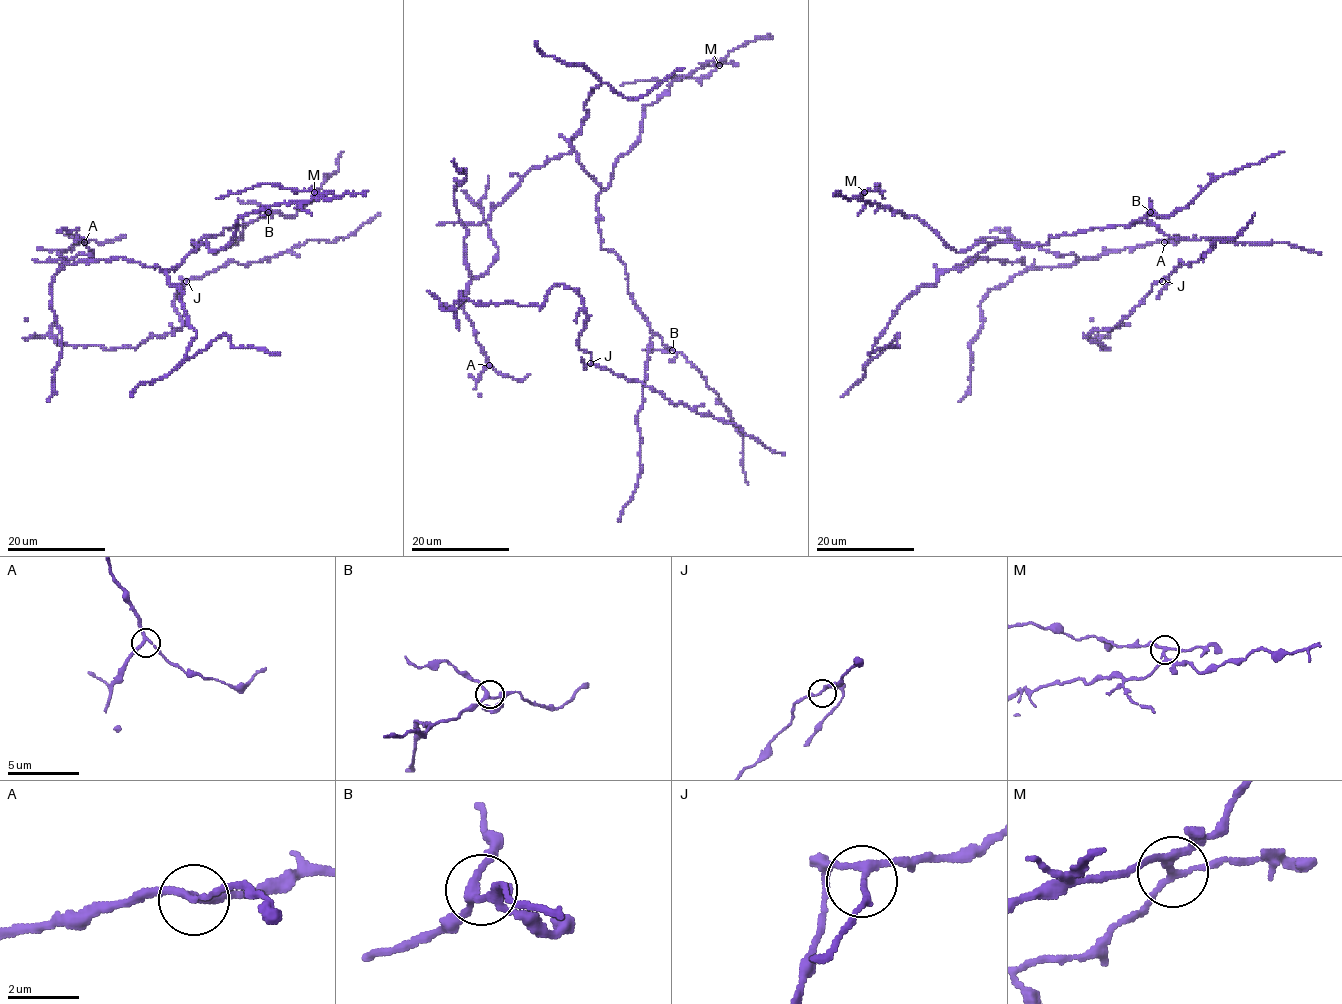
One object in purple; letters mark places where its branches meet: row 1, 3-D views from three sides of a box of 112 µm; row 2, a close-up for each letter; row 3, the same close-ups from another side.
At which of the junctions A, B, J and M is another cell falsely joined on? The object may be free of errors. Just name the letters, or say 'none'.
M

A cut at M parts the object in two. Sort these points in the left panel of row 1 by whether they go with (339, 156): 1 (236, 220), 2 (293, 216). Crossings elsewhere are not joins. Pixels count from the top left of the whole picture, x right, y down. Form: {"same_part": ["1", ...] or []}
{"same_part": ["1", "2"]}

